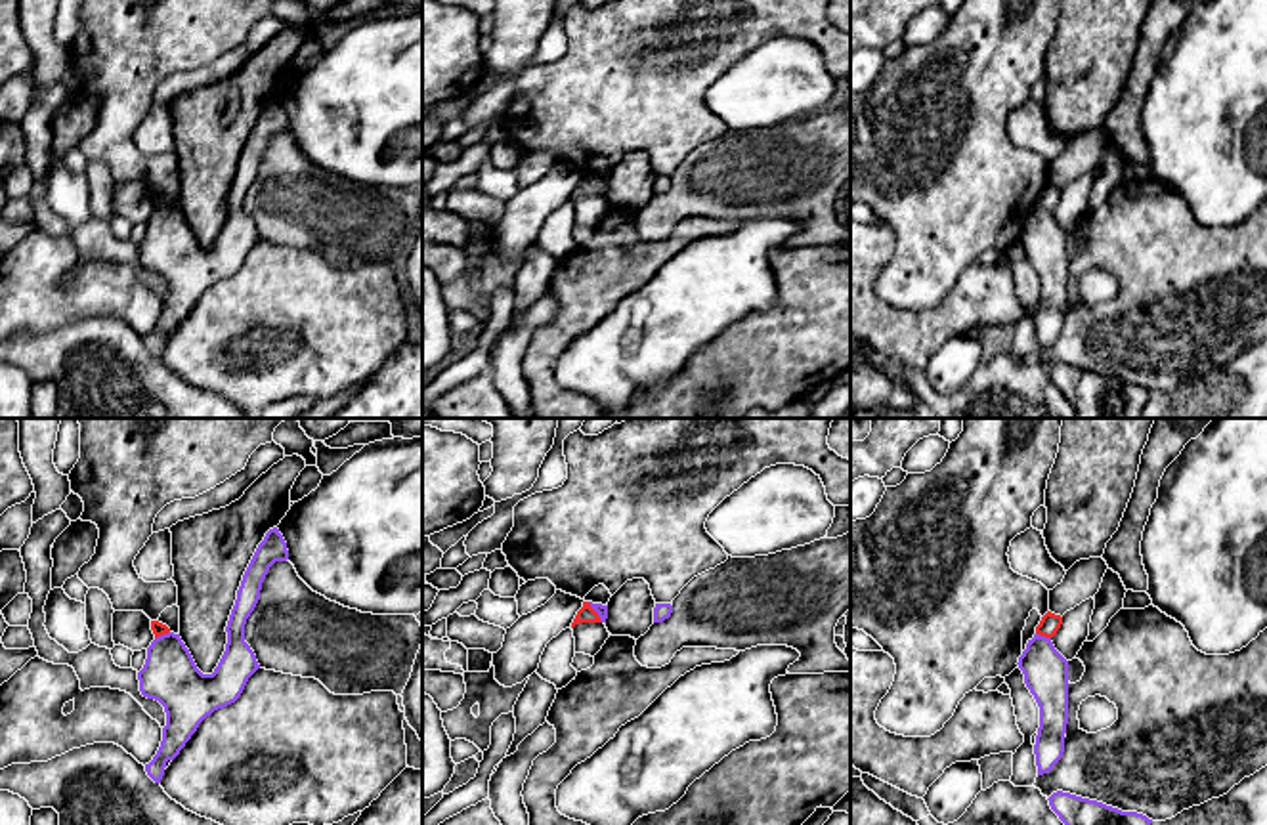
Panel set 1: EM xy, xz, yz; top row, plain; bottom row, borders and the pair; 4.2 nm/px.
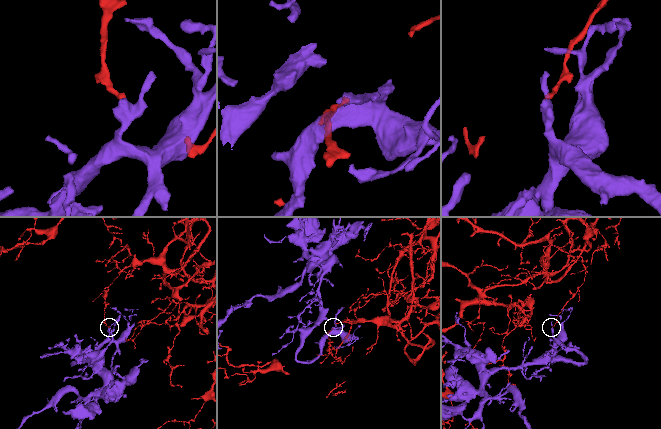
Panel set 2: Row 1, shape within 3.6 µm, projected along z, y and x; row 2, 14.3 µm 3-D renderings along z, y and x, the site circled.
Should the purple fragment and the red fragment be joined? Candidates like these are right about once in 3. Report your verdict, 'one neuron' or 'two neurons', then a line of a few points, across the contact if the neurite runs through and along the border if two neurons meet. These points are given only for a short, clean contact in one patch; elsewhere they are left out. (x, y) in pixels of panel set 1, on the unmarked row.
two neurons; line xy (169, 203), (155, 211)

